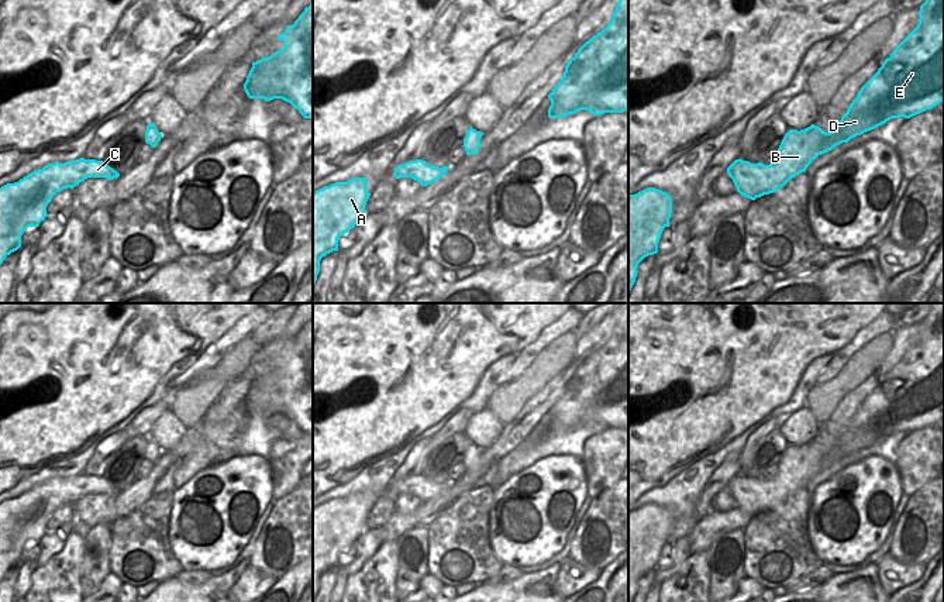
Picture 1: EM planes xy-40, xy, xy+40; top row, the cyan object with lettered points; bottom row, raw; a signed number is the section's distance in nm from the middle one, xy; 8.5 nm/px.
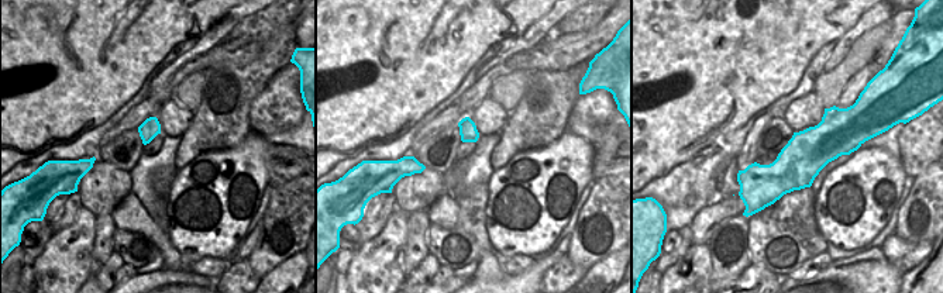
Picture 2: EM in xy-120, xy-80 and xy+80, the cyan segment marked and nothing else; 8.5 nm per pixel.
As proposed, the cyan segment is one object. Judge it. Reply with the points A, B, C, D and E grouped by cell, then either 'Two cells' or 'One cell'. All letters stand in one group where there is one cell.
Groups: A B C D E. One cell

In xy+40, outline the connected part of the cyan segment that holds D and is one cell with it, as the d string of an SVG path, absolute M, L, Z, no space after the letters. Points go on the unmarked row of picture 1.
M930 303L930 312L920 321L917 343L893 365L878 388L861 403L833 447L826 448L812 440L805 446L789 446L779 464L778 475L769 481L735 475L727 489L737 508L755 516L783 503L792 493L806 488L819 471L851 454L871 447L892 434L910 434L944 416L944 303Z

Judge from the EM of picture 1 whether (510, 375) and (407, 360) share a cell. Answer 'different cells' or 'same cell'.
different cells

